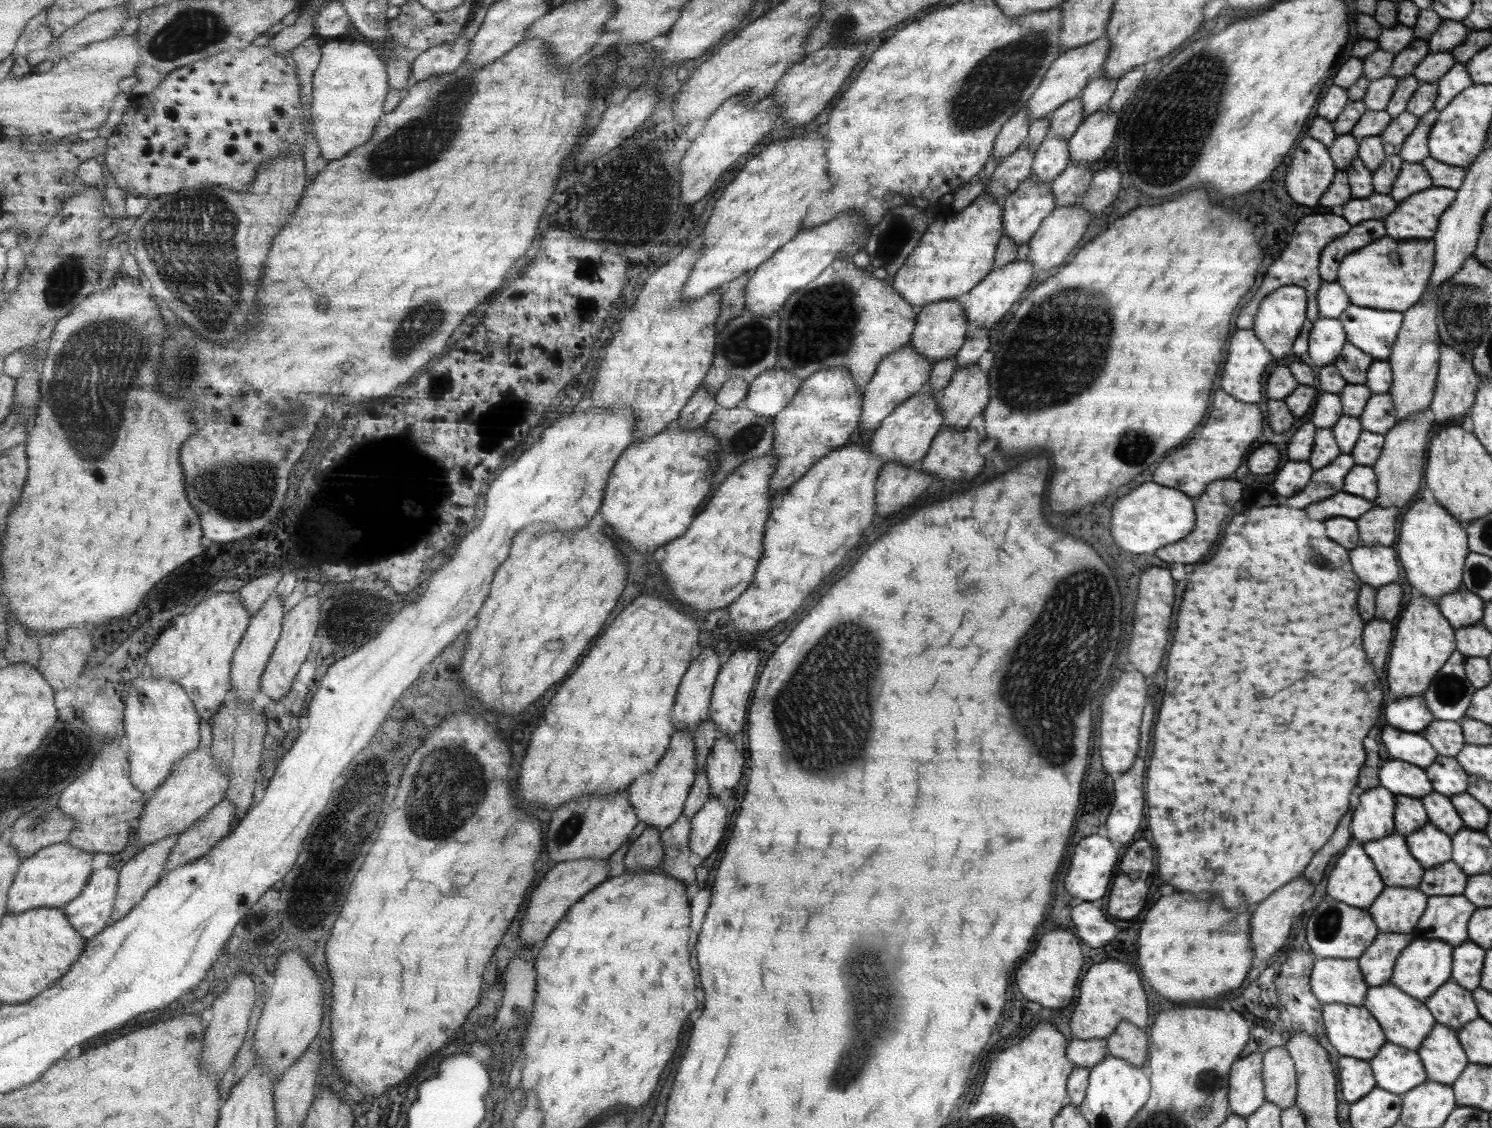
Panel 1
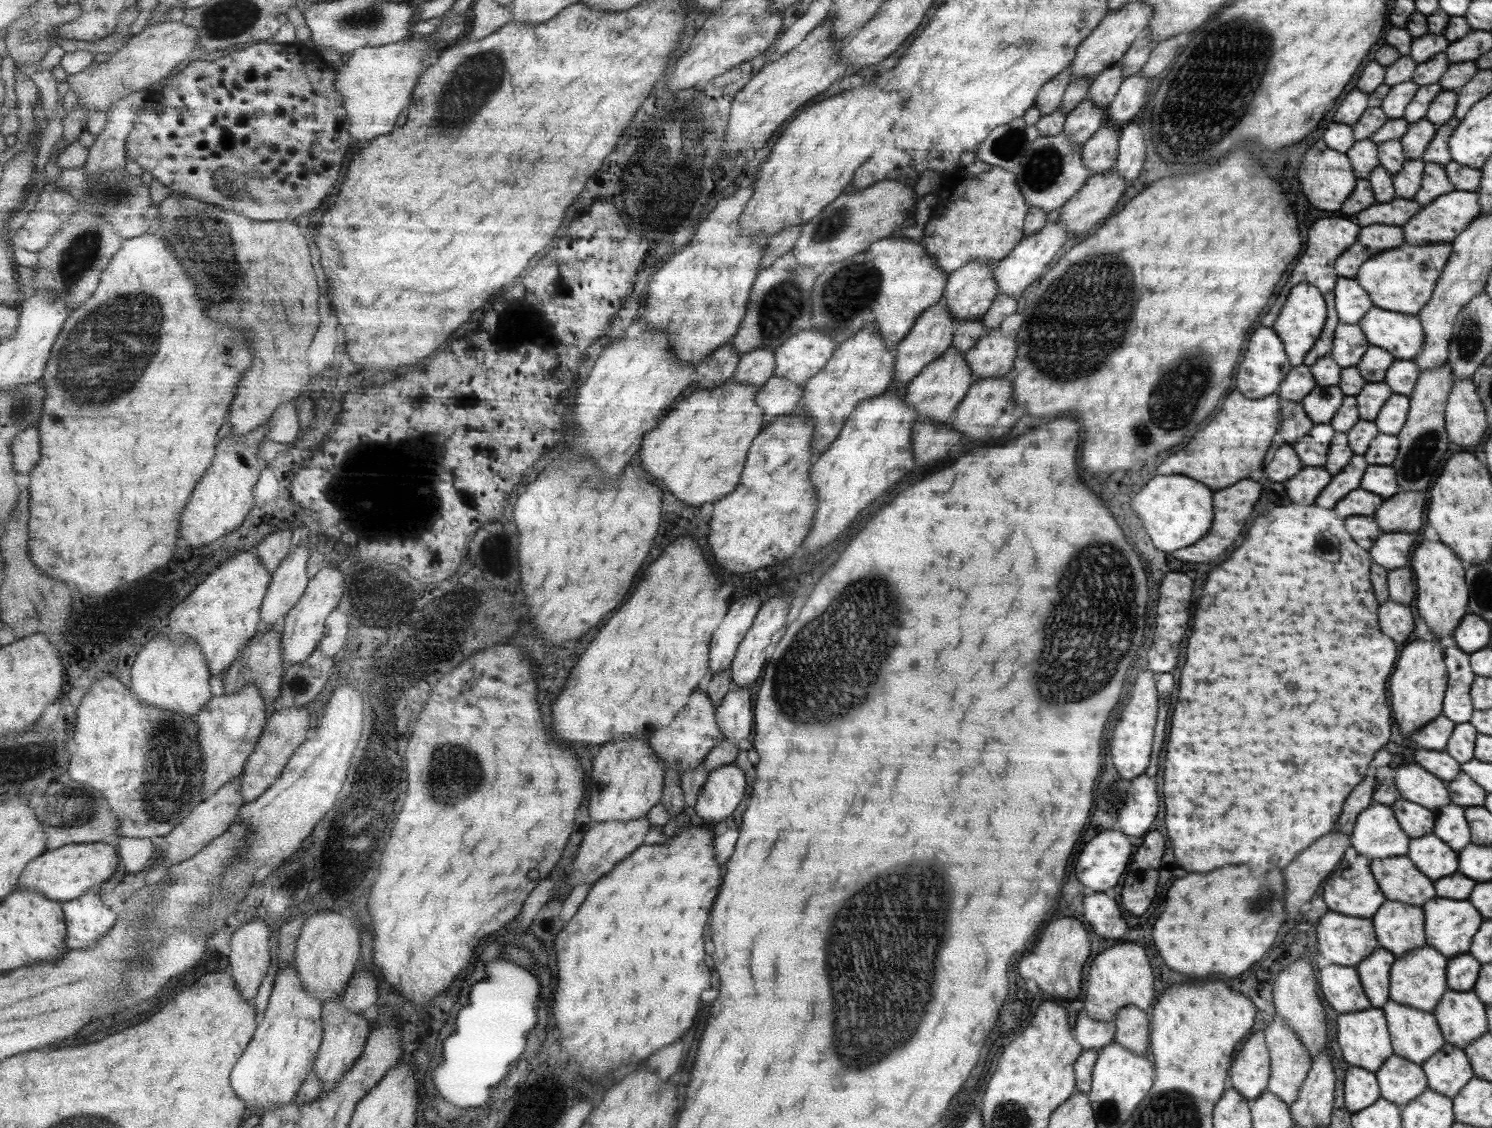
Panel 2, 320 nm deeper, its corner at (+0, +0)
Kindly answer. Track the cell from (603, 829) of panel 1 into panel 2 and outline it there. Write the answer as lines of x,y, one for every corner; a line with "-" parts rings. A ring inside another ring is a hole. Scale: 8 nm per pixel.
648,739
619,740
601,748
589,780
587,800
593,826
605,821
632,821
643,817
663,796
664,771
660,758
653,752

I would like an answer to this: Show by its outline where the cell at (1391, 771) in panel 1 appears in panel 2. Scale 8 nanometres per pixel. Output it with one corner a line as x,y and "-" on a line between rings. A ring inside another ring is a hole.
1414,763
1399,766
1393,771
1394,786
1401,799
1419,803
1434,812
1451,802
1445,782
1423,767

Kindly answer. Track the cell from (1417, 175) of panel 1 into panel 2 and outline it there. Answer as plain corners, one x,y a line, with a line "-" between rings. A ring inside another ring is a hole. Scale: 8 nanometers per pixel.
1427,162
1423,166
1421,185
1413,200
1421,208
1436,201
1437,197
1453,190
1456,190
1456,188
1449,182
1443,166
1434,162

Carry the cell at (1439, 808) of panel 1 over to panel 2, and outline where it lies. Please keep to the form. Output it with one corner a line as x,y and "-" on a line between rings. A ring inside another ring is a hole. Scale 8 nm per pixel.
1450,802
1435,811
1437,817
1432,834
1457,852
1461,852
1471,841
1471,827
1464,817
1464,809

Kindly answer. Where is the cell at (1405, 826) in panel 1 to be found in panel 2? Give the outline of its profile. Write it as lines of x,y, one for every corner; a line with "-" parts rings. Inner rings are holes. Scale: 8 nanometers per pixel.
1401,798
1391,806
1400,828
1410,839
1432,834
1436,822
1436,814
1419,803
1409,802

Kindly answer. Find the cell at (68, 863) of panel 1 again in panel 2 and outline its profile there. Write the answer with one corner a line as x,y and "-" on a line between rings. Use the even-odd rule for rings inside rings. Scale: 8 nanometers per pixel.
91,842
85,844
65,845
59,850
44,852
32,860
20,878
21,888
37,888
47,898
64,903
81,898
83,894
105,884
119,866
120,856
115,846
107,843

